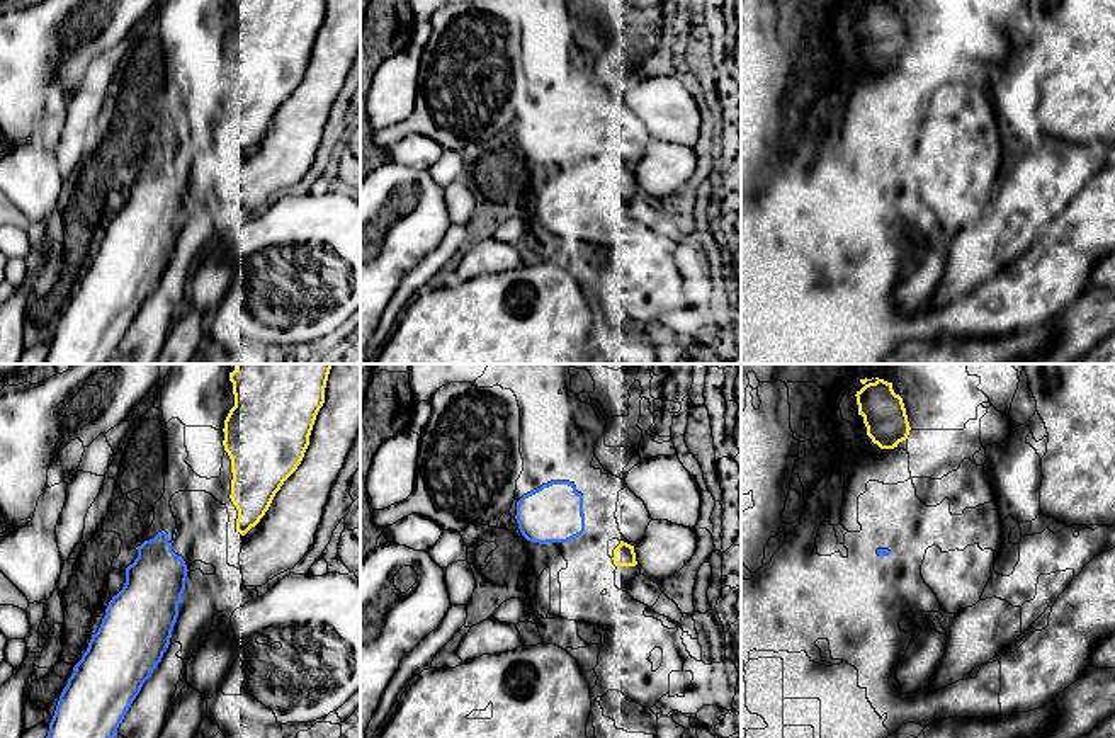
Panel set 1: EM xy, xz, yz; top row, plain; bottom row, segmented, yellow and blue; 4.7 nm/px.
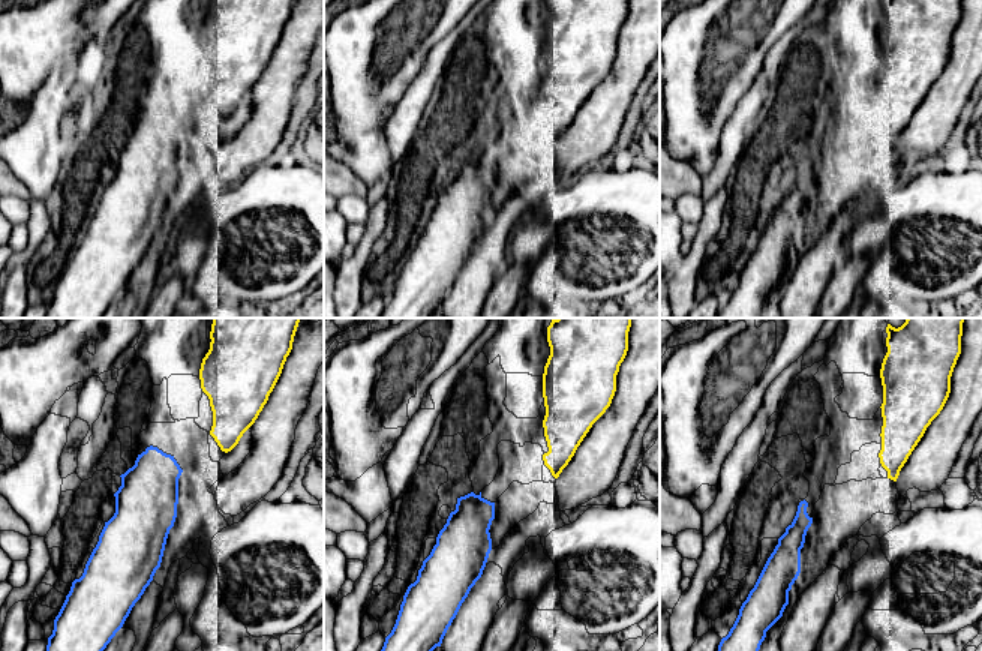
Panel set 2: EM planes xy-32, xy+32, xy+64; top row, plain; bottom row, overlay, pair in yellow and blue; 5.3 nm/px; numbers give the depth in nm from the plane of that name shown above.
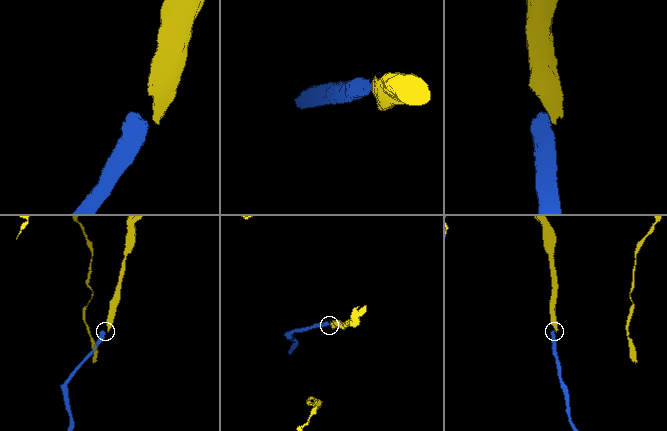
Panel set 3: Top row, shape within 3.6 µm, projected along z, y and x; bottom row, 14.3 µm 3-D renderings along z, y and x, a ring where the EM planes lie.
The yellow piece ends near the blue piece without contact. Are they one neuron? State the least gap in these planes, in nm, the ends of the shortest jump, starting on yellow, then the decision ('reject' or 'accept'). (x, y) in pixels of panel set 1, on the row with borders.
gap 170 nm; span xz (614, 550), (583, 531); accept

